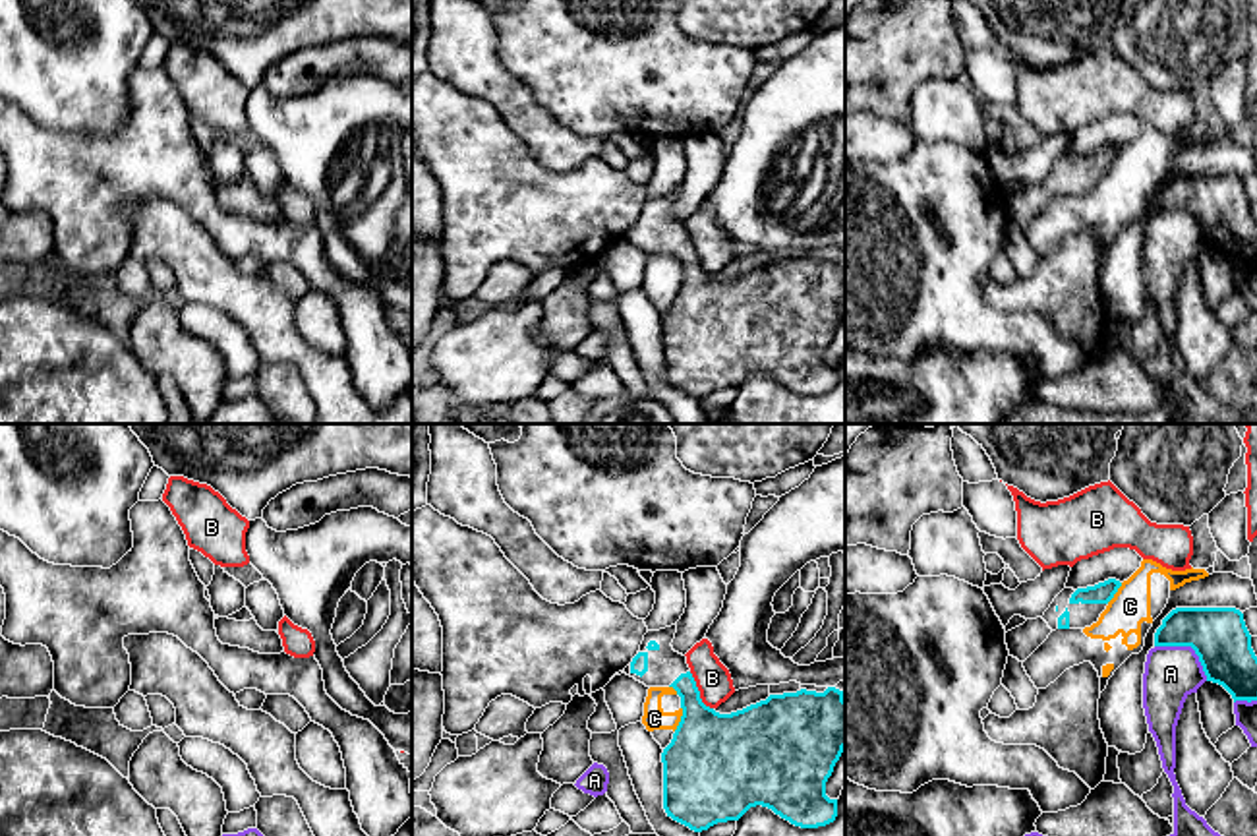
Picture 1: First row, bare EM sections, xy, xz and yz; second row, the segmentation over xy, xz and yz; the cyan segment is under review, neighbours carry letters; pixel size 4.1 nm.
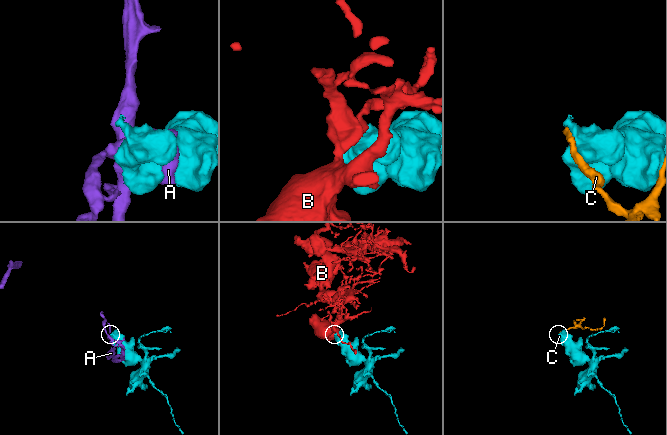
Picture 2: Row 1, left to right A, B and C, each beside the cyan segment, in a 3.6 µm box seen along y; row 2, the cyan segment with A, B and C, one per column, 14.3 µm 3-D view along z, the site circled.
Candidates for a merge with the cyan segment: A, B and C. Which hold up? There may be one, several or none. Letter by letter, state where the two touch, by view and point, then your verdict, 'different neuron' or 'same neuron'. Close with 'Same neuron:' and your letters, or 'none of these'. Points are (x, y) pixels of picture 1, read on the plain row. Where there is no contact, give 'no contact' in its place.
A: contact yz (1190, 211); different neuron
B: contact xz (699, 258); different neuron
C: contact xz (681, 285); different neuron
Same neuron: none of these

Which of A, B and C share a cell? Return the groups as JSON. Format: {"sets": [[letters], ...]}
{"sets": [["A"], ["B"], ["C"]]}

